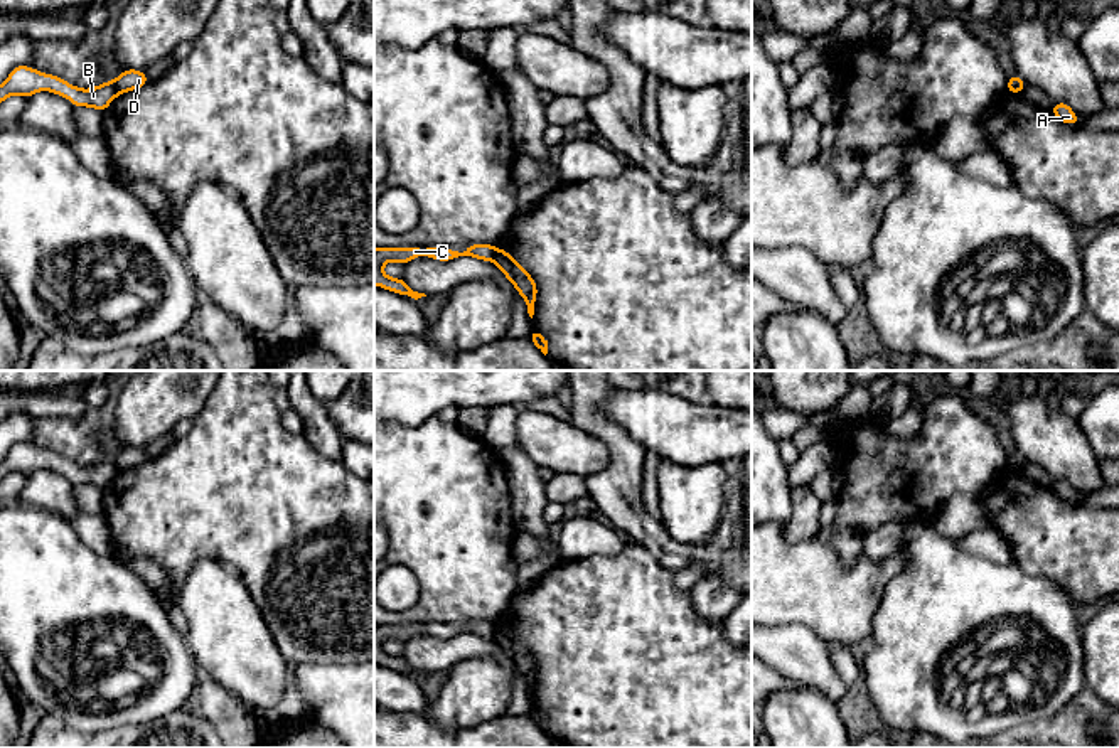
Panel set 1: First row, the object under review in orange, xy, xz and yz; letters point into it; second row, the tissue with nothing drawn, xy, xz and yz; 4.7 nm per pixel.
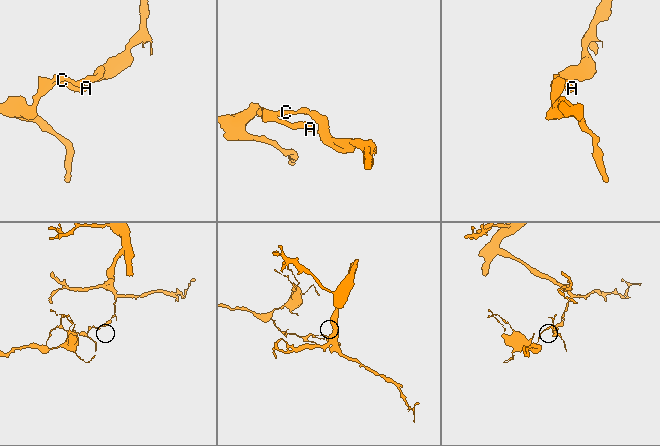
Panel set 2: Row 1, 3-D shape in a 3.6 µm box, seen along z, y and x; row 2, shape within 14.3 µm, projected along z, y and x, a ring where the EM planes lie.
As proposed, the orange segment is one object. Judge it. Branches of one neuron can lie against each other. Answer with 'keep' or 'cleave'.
cleave

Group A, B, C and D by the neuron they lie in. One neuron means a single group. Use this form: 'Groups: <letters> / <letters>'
Groups: A B C / D

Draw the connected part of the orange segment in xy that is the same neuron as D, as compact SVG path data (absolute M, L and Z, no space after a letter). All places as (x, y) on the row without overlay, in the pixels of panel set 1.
M126 446L115 458L120 470L138 467L150 460L143 448Z

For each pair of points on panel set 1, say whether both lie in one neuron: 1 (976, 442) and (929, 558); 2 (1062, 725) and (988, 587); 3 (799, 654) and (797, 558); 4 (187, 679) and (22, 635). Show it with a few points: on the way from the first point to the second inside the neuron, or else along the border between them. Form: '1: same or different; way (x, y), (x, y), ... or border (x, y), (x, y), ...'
1: different; border (931, 521), (910, 521), (905, 526)
2: different; border (1086, 686), (1054, 715), (1020, 725)
3: different; border (769, 624), (804, 624), (828, 646)
4: same; way (162, 634), (133, 605), (68, 605)

